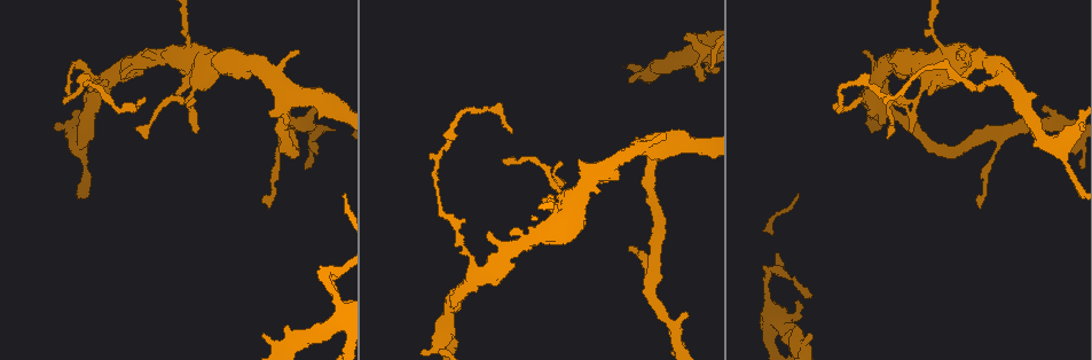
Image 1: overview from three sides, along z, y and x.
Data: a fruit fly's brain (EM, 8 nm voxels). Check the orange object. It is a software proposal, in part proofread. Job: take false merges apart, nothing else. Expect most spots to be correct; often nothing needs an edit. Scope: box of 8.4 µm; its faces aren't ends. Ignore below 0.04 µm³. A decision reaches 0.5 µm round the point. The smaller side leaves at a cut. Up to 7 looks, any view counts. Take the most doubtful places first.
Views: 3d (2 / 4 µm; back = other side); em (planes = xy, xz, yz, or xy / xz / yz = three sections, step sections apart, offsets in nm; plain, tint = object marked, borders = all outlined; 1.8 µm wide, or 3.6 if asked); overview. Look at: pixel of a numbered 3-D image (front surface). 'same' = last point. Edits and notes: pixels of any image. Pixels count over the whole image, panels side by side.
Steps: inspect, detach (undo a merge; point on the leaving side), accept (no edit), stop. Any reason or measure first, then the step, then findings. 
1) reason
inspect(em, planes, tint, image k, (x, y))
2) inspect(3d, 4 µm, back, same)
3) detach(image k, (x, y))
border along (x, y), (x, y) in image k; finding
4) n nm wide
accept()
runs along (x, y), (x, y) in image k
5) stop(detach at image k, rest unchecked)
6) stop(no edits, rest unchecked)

abrupt turn
inspect(em, planes, plain, image 1, (768, 271))

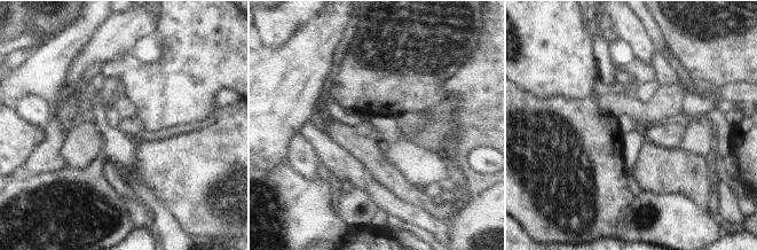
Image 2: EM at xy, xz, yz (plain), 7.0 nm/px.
with the object marked
inspect(em, planes, tint, same)

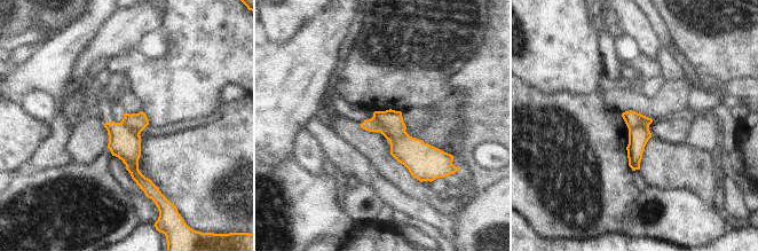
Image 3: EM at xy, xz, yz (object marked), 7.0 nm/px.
detach(image 3, (632, 119))
border along (648, 127), (634, 126), (629, 131) in image 3; two cells meet here

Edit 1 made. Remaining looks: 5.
side arm on a straight run
inspect(3d, 4 µm, image 1, (82, 147))

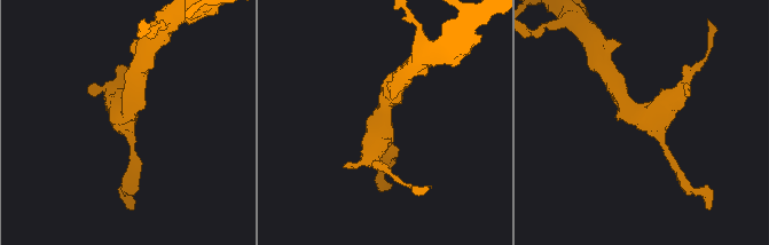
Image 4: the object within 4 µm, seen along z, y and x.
3 arms; shape alone is not enough
inspect(em, 3.6 µm, planes, tint, image 4, (645, 122))

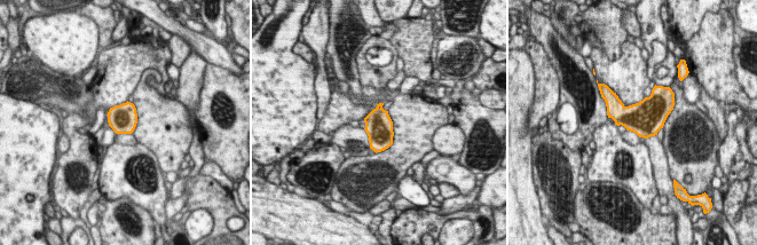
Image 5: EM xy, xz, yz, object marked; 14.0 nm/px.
accept()
all the same cell

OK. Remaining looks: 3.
calibre changes
inspect(em, planes, plain, image 1, (188, 50))

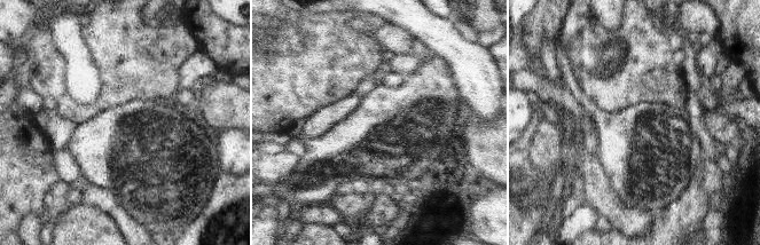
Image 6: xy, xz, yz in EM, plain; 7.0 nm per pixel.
with the object marked
inspect(em, planes, tint, same)

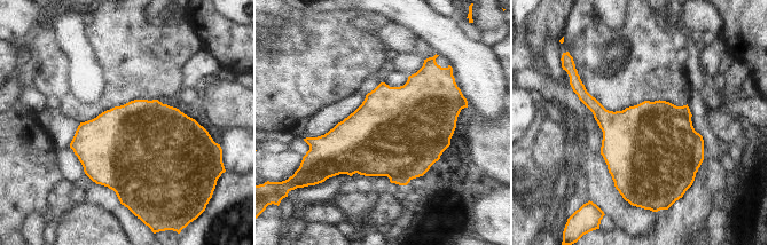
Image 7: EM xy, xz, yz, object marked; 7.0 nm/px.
accept()
one cell here

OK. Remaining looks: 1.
stop(detach at image 3, rest unchecked)

